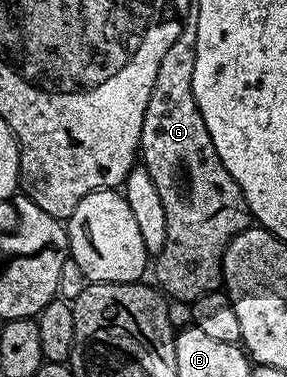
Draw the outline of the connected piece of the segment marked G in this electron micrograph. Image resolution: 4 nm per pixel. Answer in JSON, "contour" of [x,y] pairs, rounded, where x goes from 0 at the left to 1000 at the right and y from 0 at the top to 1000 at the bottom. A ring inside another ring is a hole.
{"contour":[[[655,42],[638,53],[638,82],[589,125],[589,138],[547,178],[547,212],[533,212],[533,244],[519,244],[519,276],[505,286],[505,318],[484,363],[484,408],[491,435],[533,467],[533,488],[547,488],[547,512],[561,520],[561,544],[575,552],[575,594],[582,634],[575,658],[537,687],[533,727],[551,767],[585,793],[613,790],[624,801],[662,806],[700,785],[753,777],[777,743],[777,674],[791,653],[843,610],[878,597],[882,570],[861,546],[854,520],[798,467],[784,435],[770,435],[770,414],[756,414],[756,393],[742,393],[742,371],[728,361],[728,340],[714,340],[714,318],[686,286],[686,265],[672,255],[672,170],[686,170],[686,53]]]}

